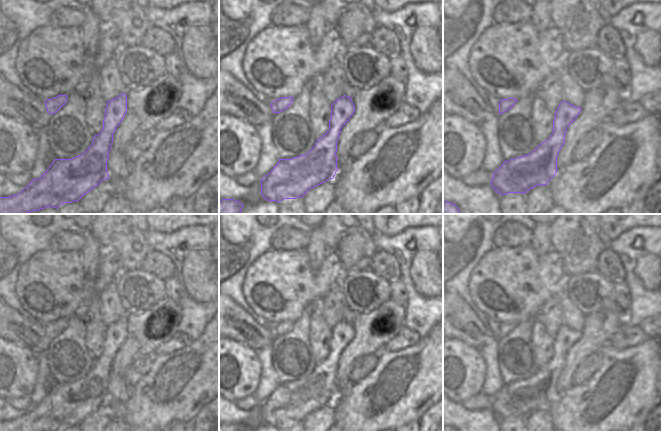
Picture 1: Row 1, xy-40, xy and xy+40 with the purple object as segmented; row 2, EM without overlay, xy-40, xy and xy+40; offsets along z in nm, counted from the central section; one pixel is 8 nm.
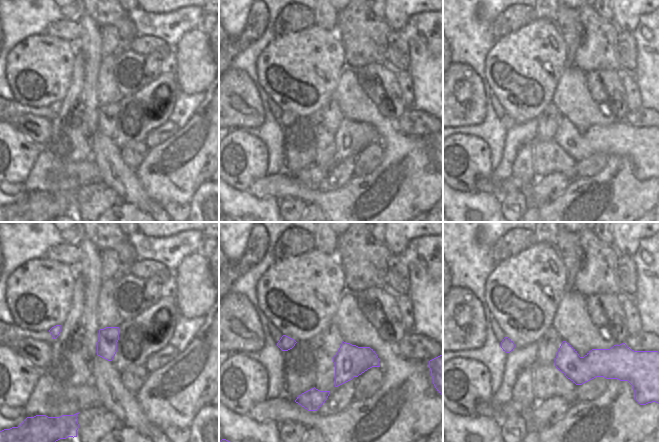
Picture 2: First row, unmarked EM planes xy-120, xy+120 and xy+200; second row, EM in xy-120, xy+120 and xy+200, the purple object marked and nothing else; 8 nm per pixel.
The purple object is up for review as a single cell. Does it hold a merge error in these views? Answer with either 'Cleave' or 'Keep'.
Keep

